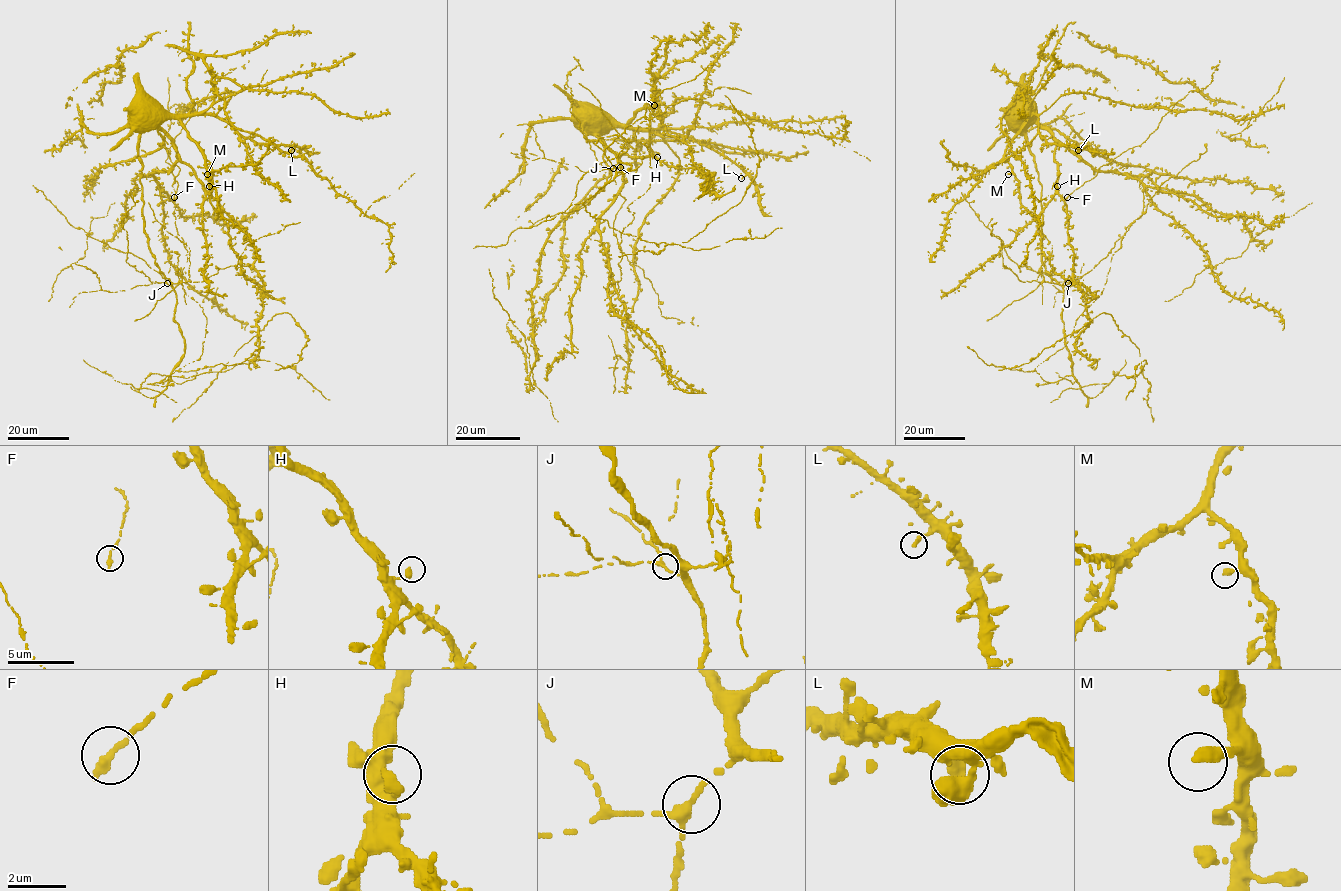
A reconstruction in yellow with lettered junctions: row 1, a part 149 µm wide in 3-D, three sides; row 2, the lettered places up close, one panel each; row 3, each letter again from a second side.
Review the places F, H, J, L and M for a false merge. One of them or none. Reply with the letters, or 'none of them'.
none of them

